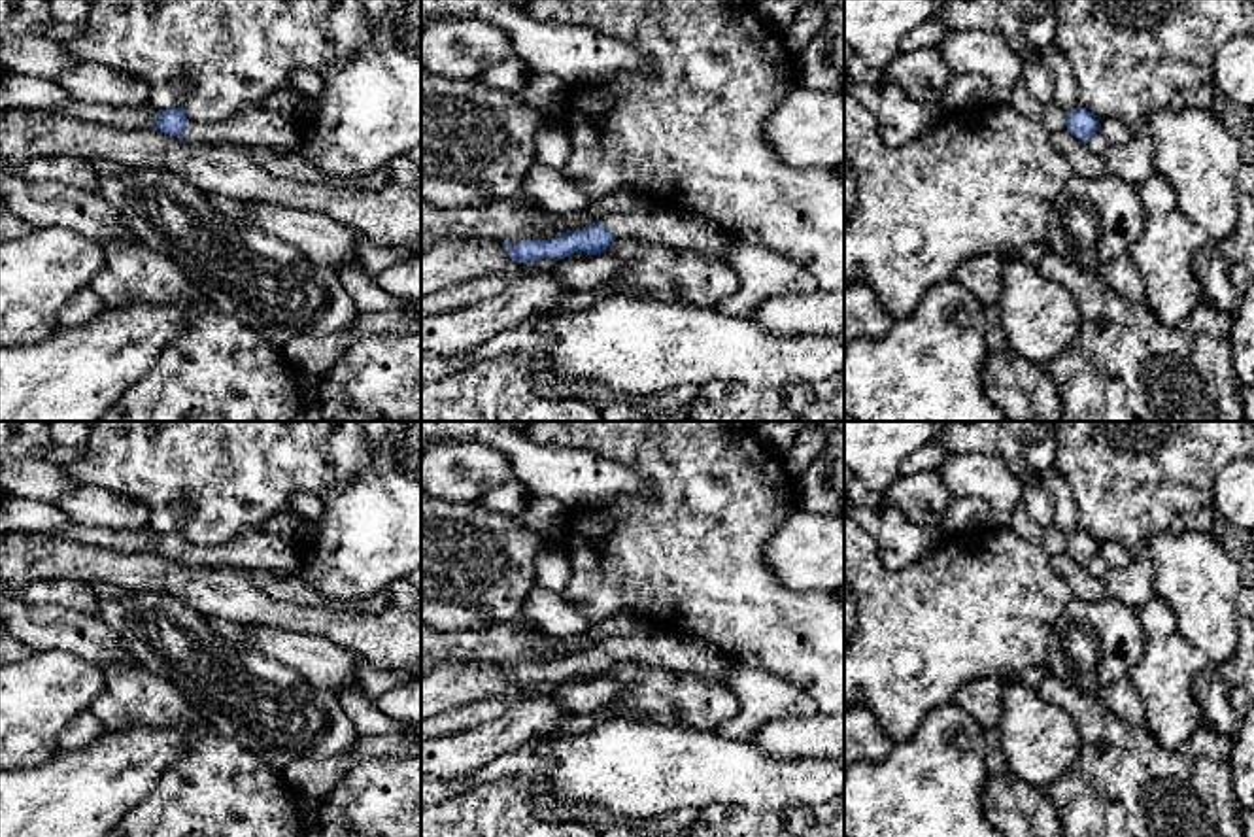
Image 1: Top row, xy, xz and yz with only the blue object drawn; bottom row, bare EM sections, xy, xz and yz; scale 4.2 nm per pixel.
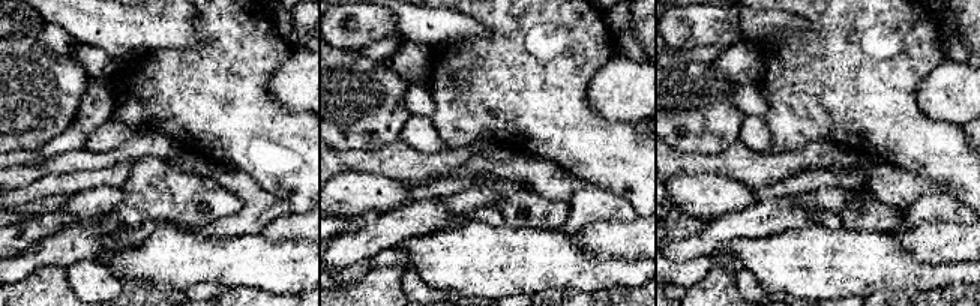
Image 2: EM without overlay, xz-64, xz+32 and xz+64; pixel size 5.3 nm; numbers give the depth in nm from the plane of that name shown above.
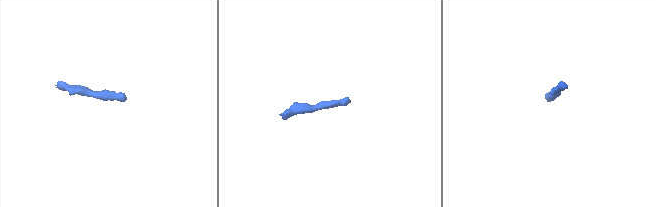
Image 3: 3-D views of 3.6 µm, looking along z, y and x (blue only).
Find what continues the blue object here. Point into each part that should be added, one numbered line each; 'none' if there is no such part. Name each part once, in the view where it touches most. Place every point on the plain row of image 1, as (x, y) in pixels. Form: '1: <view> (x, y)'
1: xy (254, 550)

